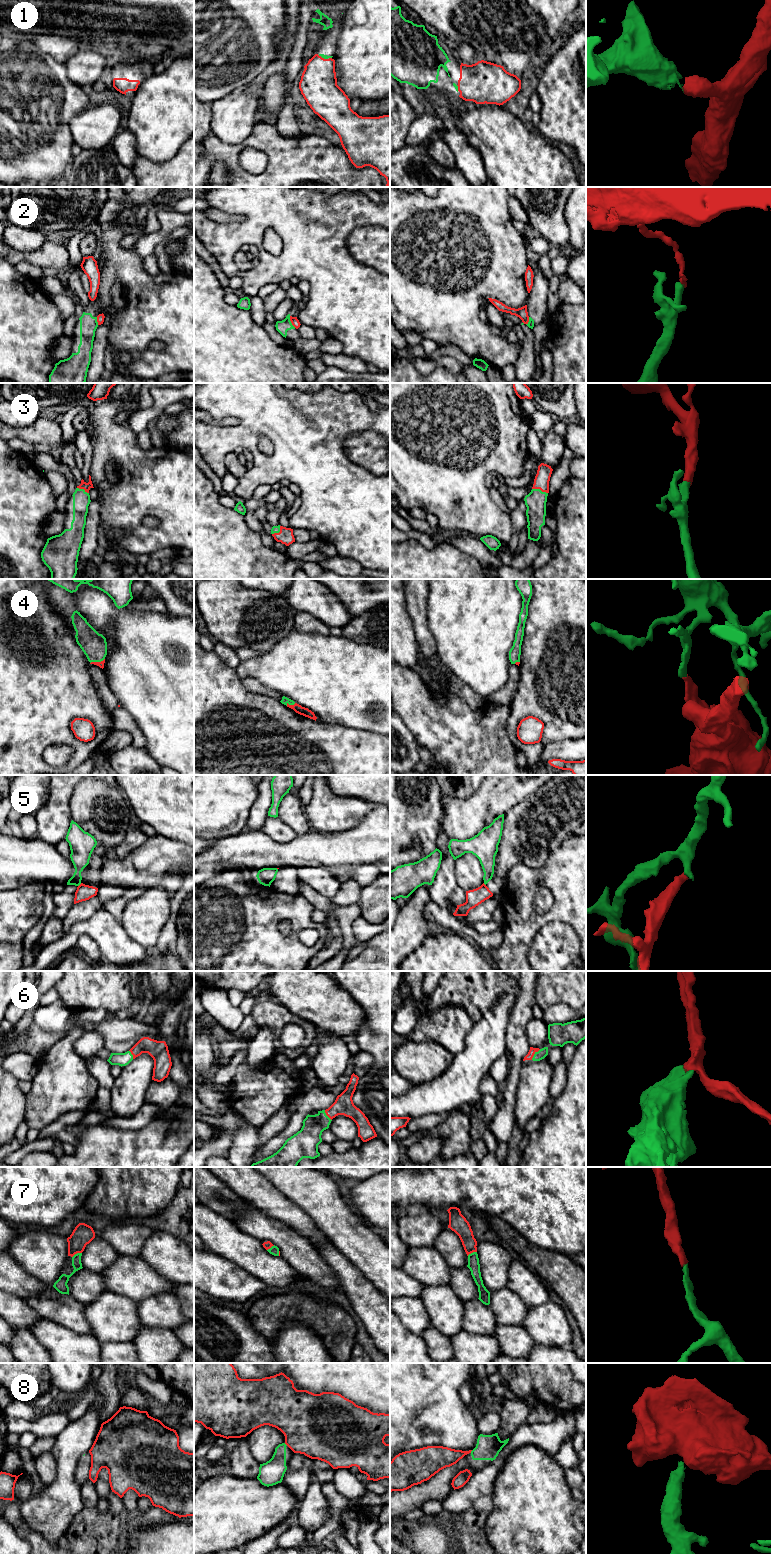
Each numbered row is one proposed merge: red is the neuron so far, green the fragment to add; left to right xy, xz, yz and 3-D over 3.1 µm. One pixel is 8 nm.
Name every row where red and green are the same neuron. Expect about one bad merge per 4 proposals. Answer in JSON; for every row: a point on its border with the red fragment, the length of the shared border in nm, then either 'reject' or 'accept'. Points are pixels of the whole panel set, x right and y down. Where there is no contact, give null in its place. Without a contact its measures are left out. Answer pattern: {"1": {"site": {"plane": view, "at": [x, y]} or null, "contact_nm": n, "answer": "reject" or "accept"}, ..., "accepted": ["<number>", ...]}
{"1": {"site": {"plane": "xz", "at": [323, 58]}, "contact_nm": 90, "answer": "accept"}, "2": {"site": {"plane": "xz", "at": [291, 322]}, "contact_nm": 110, "answer": "reject"}, "3": {"site": {"plane": "yz", "at": [540, 489]}, "contact_nm": 130, "answer": "accept"}, "4": {"site": {"plane": "xy", "at": [97, 662]}, "contact_nm": 130, "answer": "accept"}, "5": {"site": {"plane": "xy", "at": [79, 885]}, "contact_nm": 40, "answer": "reject"}, "6": {"site": {"plane": "yz", "at": [534, 1053]}, "contact_nm": 120, "answer": "accept"}, "7": {"site": {"plane": "xy", "at": [76, 1253]}, "contact_nm": 90, "answer": "accept"}, "8": {"site": {"plane": "xz", "at": [286, 1444]}, "contact_nm": 40, "answer": "reject"}, "accepted": ["1", "3", "4", "6", "7"]}

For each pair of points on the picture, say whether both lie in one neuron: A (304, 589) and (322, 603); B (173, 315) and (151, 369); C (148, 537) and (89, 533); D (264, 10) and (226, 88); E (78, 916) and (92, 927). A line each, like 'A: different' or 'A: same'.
A: same
B: same
C: different
D: same
E: different

